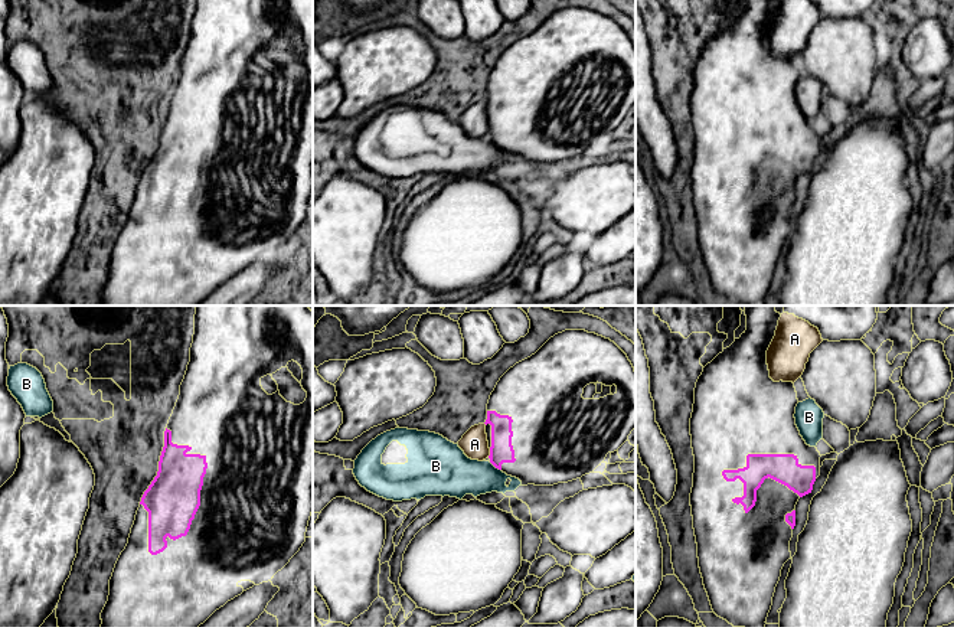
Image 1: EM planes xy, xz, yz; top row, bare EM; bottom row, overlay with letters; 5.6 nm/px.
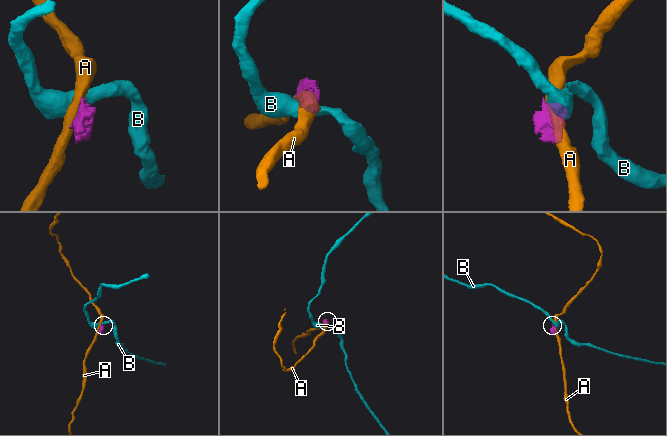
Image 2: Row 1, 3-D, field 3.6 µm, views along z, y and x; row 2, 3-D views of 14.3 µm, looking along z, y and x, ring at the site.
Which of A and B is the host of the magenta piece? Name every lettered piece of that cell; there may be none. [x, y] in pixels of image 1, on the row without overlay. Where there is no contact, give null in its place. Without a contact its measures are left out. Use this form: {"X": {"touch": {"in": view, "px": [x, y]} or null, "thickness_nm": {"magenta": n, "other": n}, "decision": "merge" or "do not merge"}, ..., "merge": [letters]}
{"A": {"touch": {"in": "xz", "px": [490, 130]}, "thickness_nm": {"magenta": 130, "other": 150}, "decision": "do not merge"}, "B": {"touch": {"in": "xz", "px": [495, 143]}, "thickness_nm": {"magenta": 130, "other": 260}, "decision": "do not merge"}, "merge": []}

